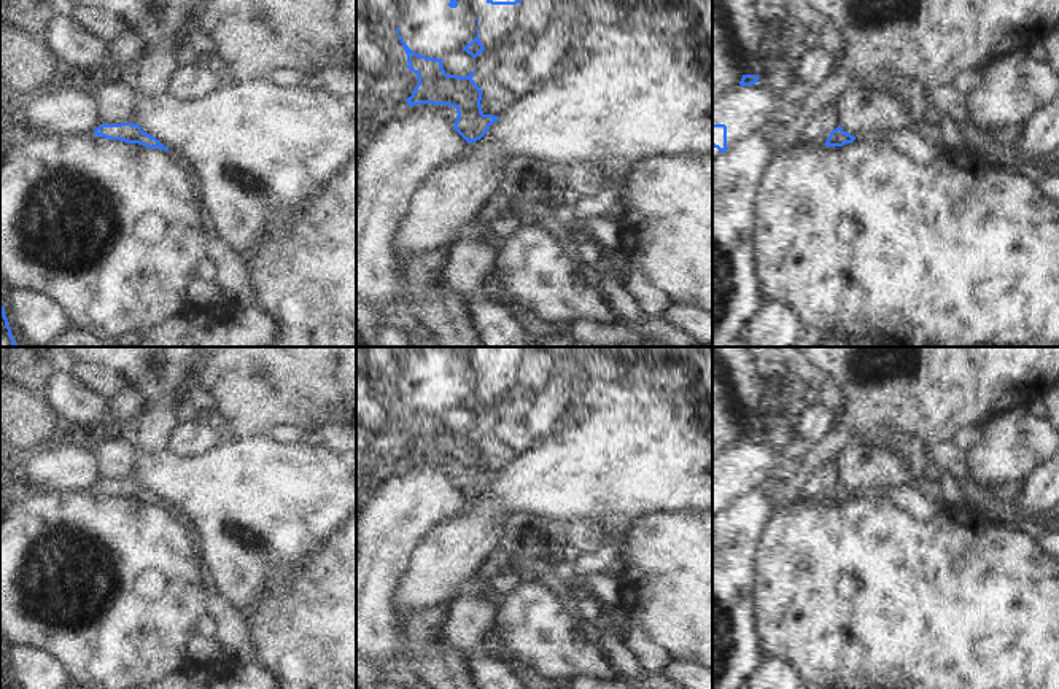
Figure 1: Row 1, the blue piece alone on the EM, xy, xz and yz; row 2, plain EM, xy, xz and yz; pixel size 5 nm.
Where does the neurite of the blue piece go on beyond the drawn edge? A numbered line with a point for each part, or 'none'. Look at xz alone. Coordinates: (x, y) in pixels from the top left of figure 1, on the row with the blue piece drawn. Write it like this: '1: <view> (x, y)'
none

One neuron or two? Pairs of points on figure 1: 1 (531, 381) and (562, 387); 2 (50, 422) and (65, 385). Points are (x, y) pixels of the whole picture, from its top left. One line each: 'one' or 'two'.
1: two
2: two

